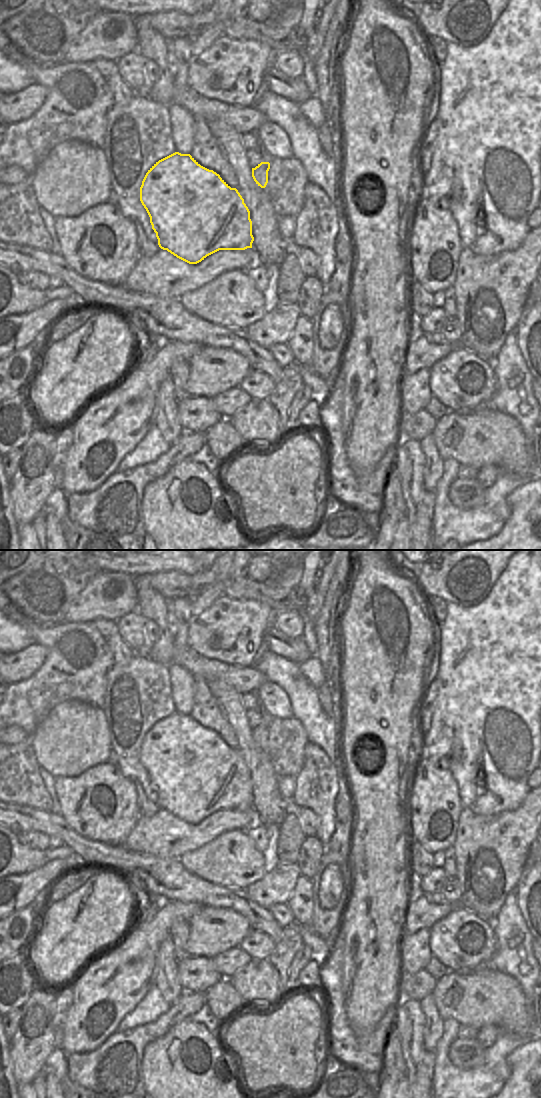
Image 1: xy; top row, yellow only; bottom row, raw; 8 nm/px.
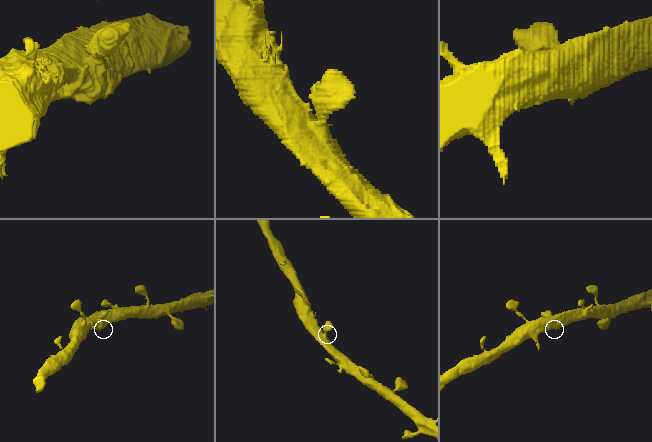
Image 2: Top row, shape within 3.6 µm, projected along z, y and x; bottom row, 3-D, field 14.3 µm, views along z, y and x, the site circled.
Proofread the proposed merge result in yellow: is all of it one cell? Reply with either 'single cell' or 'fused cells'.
single cell

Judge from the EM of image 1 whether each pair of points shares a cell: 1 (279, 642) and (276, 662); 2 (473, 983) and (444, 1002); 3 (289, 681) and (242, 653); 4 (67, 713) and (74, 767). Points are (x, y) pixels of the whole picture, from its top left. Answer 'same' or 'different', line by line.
1: different
2: same
3: different
4: same

